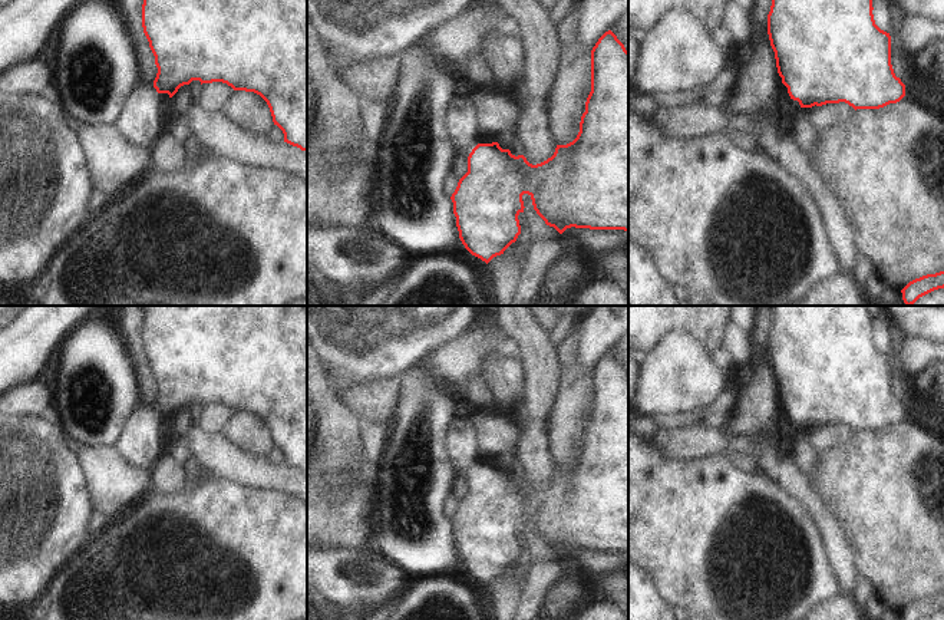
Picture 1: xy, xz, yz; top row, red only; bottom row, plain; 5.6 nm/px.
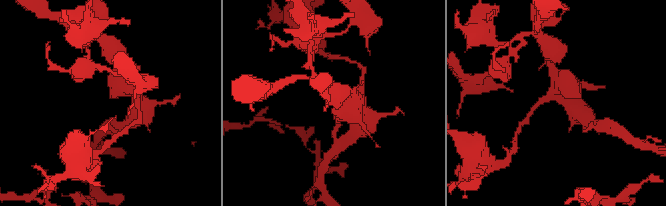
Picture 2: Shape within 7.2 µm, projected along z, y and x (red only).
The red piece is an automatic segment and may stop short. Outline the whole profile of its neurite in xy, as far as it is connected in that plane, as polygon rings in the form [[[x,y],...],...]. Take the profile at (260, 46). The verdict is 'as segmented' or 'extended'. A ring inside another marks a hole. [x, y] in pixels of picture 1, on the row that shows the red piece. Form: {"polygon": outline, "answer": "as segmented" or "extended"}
{"polygon": [[[143,0],[142,27],[158,67],[152,83],[141,80],[126,96],[115,126],[136,146],[149,148],[169,126],[171,98],[192,80],[222,82],[254,92],[268,105],[284,142],[307,151],[307,0]]], "answer": "extended"}

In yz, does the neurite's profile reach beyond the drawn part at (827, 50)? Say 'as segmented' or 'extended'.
extended

